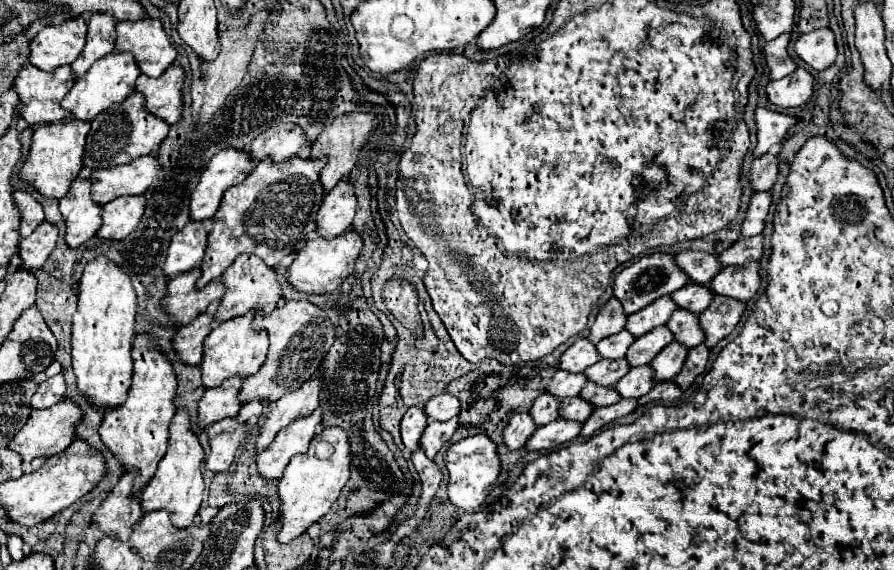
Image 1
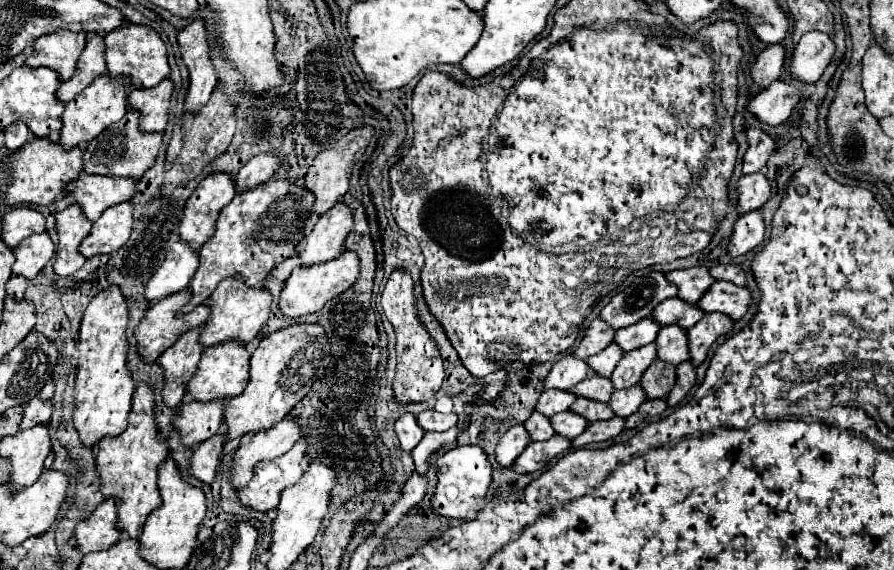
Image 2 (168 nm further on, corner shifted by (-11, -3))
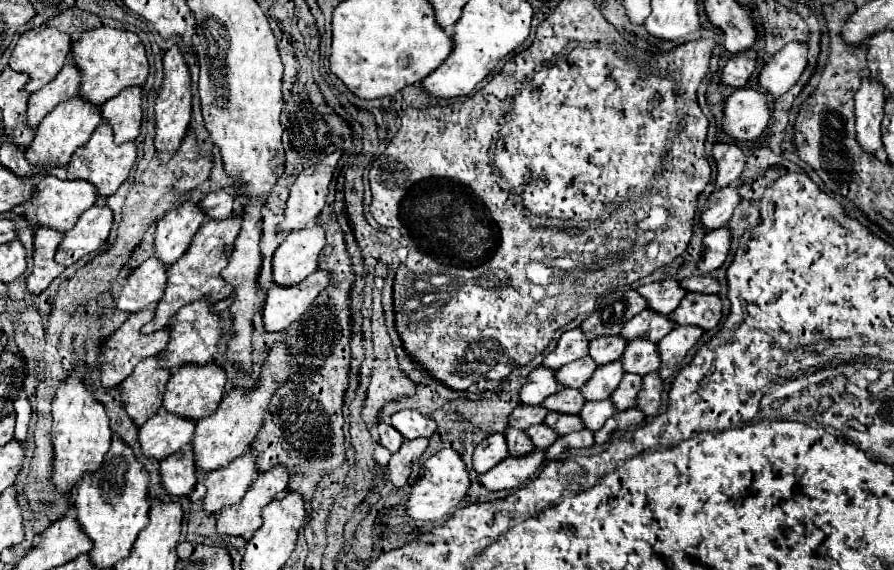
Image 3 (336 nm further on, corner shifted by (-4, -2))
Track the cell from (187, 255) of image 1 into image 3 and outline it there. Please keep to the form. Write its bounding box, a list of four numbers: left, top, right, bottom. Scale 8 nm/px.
[115,258,167,312]

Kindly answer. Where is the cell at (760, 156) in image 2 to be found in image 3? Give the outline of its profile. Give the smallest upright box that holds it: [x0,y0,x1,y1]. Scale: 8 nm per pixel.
[711,144,745,188]

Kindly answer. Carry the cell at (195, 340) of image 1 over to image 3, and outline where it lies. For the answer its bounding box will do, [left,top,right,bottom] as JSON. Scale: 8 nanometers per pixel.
[119,356,171,426]

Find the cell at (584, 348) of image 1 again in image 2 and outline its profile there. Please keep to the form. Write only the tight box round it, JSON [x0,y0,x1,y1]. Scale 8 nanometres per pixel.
[544,355,592,389]

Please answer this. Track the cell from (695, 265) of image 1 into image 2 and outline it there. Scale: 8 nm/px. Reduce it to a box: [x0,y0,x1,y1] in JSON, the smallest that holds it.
[666,267,716,303]

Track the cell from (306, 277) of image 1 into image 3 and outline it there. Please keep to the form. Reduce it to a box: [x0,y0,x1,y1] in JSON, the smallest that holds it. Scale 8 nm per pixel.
[263,272,329,332]

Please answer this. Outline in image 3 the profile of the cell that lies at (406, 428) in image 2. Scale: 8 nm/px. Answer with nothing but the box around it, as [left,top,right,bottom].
[377,422,403,454]

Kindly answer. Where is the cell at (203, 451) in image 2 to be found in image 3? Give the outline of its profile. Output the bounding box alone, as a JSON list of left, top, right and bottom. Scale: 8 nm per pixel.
[159,446,197,496]

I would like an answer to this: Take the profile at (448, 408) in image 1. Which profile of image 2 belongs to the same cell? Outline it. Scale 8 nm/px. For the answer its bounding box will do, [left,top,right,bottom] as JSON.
[416,411,458,431]

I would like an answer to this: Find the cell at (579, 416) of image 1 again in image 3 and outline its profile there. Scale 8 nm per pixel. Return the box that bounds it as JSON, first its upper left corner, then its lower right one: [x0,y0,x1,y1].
[525,424,557,450]

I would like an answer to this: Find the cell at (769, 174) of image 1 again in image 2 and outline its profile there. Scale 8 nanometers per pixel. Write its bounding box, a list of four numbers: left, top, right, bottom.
[738,171,772,213]

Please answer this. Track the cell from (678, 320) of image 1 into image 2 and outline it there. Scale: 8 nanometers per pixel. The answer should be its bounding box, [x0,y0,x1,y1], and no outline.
[656,325,688,363]

